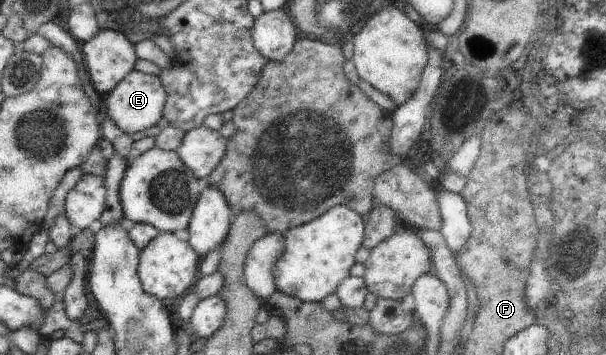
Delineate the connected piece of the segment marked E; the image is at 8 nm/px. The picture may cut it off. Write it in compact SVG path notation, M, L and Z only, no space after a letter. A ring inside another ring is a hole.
M133 70L108 95L105 100L106 111L109 119L112 119L118 129L132 136L139 131L150 129L150 127L156 126L160 122L163 117L166 99L165 88L158 76Z

